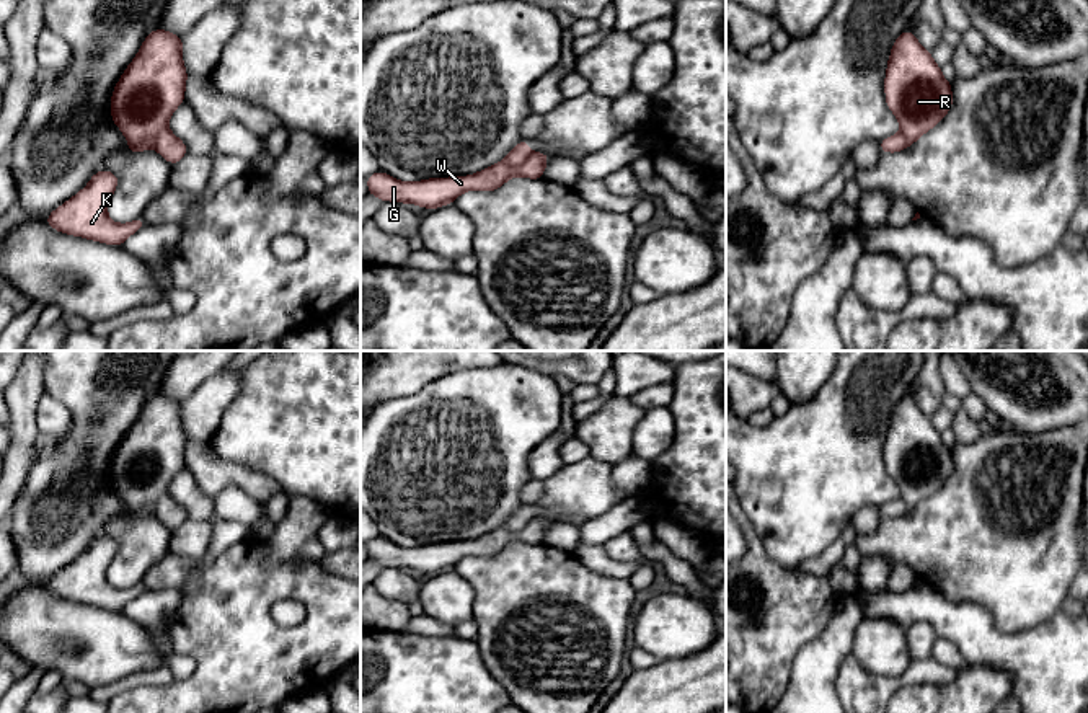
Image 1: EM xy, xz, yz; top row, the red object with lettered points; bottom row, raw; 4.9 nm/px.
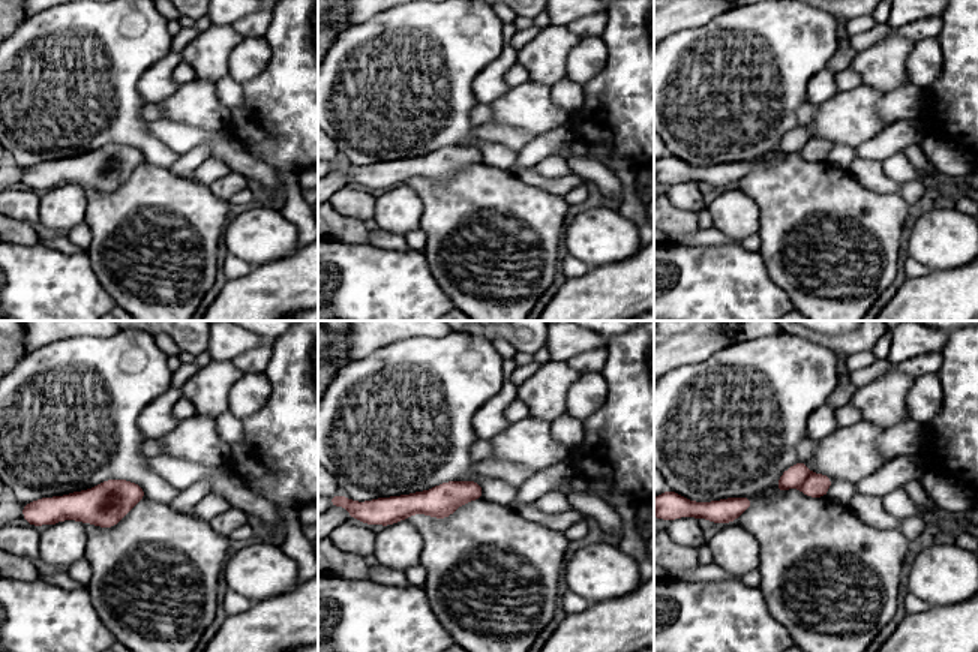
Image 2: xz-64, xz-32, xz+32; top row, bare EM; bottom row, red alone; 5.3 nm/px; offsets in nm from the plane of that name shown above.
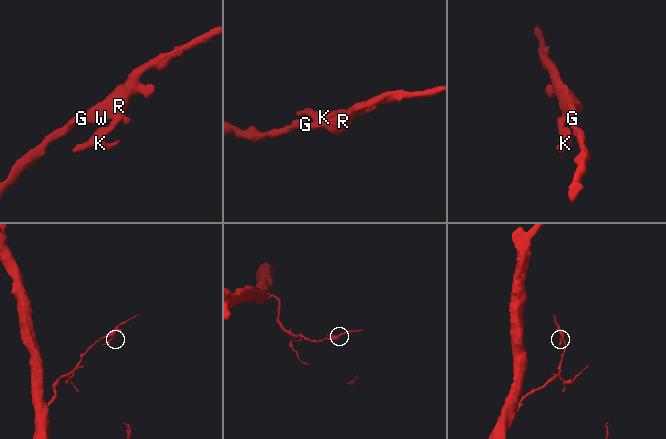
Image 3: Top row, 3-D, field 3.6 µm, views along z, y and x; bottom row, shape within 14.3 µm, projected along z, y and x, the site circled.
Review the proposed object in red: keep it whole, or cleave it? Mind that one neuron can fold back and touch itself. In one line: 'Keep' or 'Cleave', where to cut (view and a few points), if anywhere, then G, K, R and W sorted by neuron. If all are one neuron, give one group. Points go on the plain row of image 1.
Cleave. Split along xy (155, 509), (147, 506), (129, 511). Groups: G R W / K

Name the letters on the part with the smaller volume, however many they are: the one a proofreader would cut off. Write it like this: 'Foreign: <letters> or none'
Foreign: K

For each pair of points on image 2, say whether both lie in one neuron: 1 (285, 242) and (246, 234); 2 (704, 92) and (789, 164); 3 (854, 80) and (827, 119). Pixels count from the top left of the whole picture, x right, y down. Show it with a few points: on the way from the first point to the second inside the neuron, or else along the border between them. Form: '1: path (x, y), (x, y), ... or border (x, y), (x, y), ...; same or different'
1: path (276, 237), (255, 236); same
2: border (774, 152), (750, 161); different
3: border (860, 83), (839, 92); different

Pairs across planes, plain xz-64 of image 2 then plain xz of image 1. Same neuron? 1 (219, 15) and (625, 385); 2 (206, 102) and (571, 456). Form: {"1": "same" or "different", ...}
{"1": "same", "2": "different"}

